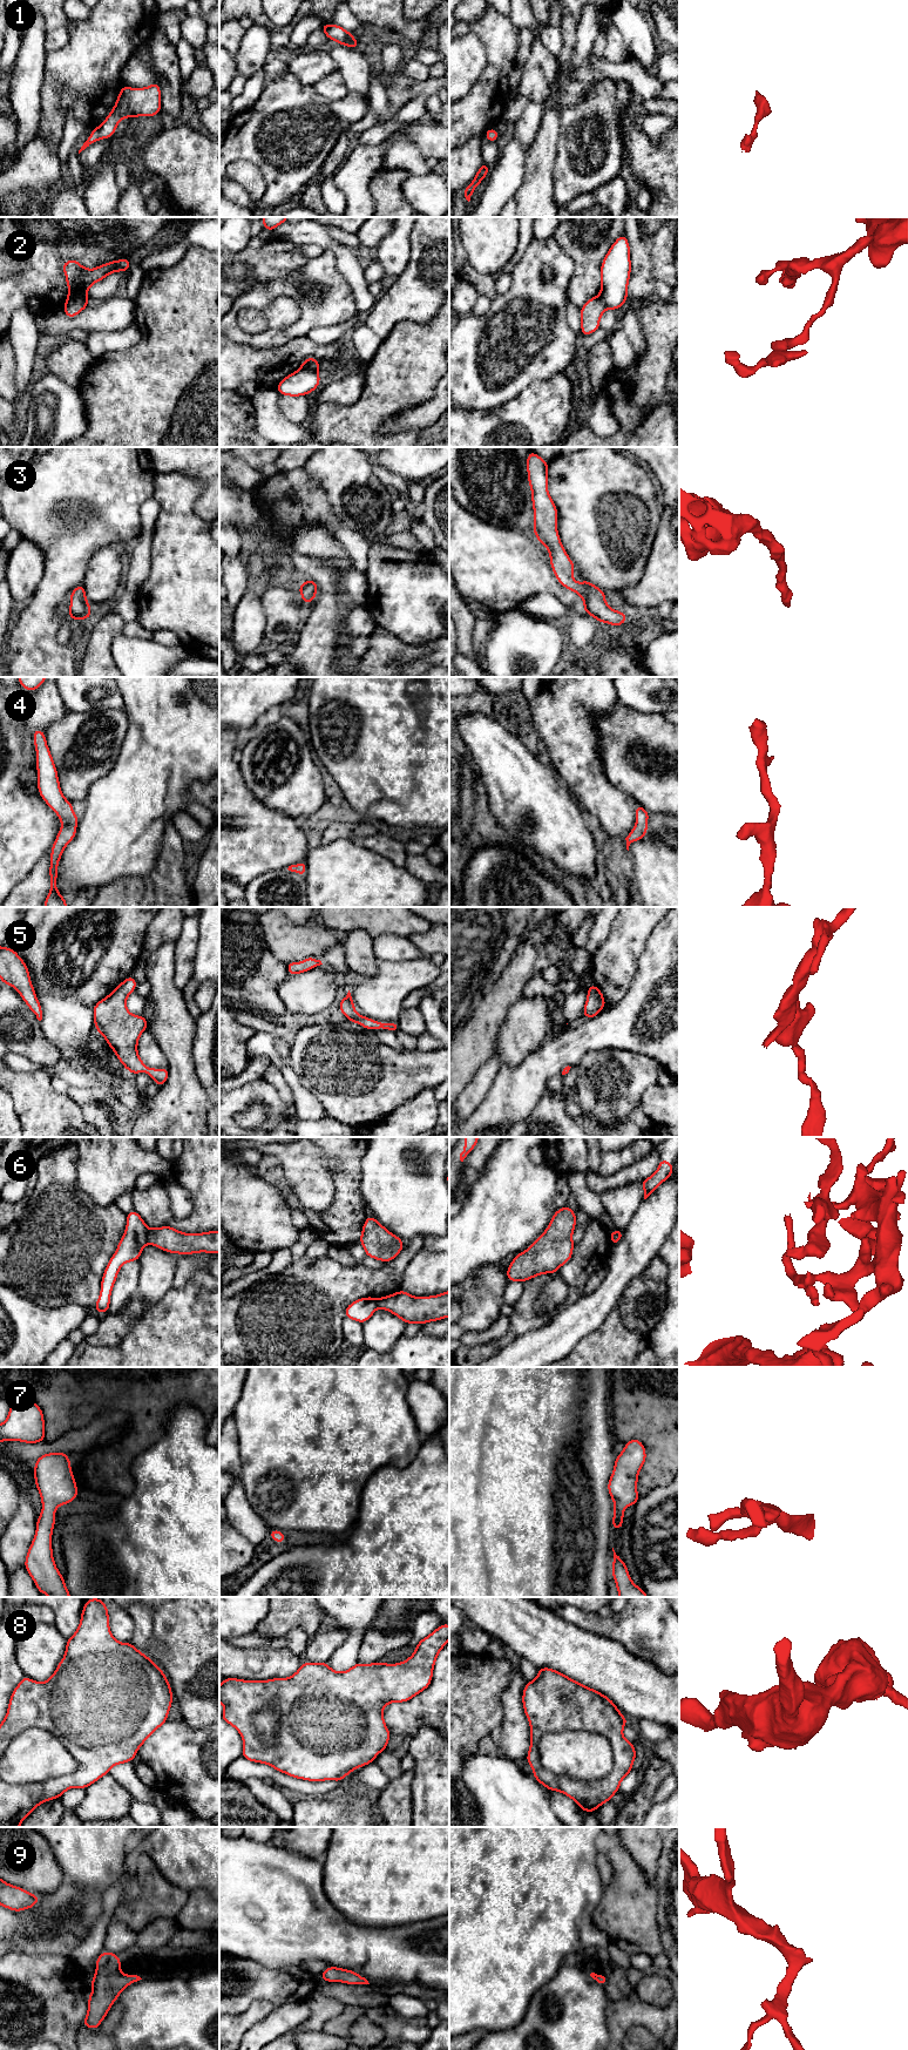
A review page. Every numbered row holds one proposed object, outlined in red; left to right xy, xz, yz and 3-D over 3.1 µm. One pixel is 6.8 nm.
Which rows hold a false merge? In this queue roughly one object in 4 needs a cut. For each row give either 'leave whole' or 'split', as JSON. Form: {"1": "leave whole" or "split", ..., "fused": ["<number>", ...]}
{"1": "leave whole", "2": "split", "3": "leave whole", "4": "leave whole", "5": "leave whole", "6": "split", "7": "leave whole", "8": "split", "9": "leave whole", "fused": ["2", "6", "8"]}

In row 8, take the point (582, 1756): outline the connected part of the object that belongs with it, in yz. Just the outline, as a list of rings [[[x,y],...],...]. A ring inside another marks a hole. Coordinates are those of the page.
[[[585,1731],[544,1736],[538,1744],[538,1755],[548,1771],[582,1781],[604,1778],[614,1765],[608,1739]]]

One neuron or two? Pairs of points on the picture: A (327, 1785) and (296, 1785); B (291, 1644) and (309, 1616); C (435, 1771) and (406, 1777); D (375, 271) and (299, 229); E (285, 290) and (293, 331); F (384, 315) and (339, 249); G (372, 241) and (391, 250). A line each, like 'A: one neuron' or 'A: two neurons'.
A: one neuron
B: two neurons
C: two neurons
D: two neurons
E: one neuron
F: two neurons
G: two neurons

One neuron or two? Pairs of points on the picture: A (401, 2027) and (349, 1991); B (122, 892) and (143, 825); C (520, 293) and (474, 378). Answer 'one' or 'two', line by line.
A: two
B: two
C: one

